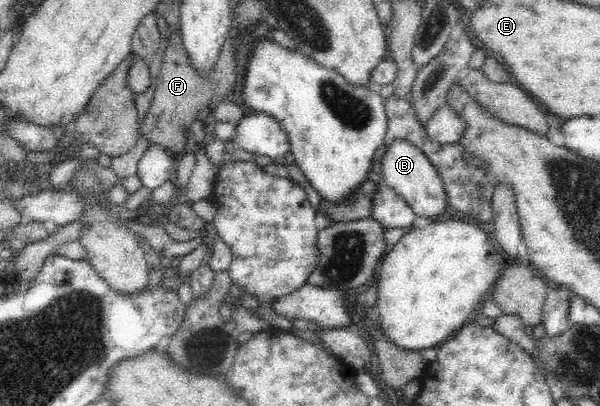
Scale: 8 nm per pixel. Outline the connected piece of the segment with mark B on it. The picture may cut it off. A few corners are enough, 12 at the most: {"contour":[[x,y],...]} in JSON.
{"contour":[[411,141],[384,142],[384,183],[415,216],[441,218],[443,181]]}

